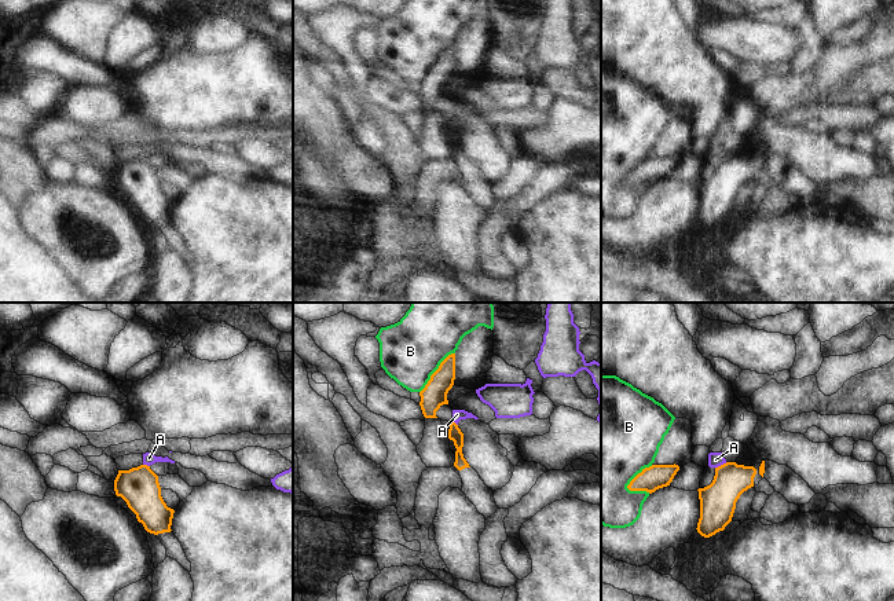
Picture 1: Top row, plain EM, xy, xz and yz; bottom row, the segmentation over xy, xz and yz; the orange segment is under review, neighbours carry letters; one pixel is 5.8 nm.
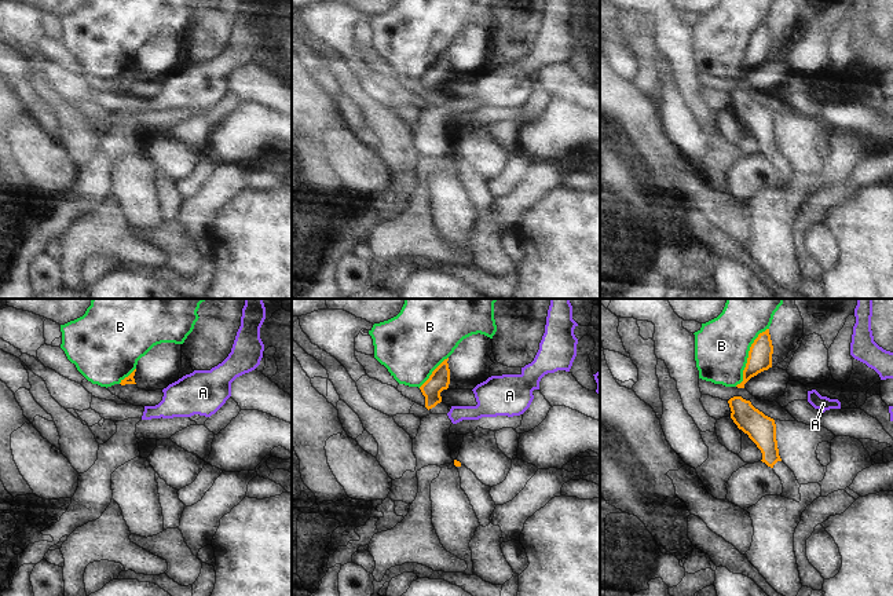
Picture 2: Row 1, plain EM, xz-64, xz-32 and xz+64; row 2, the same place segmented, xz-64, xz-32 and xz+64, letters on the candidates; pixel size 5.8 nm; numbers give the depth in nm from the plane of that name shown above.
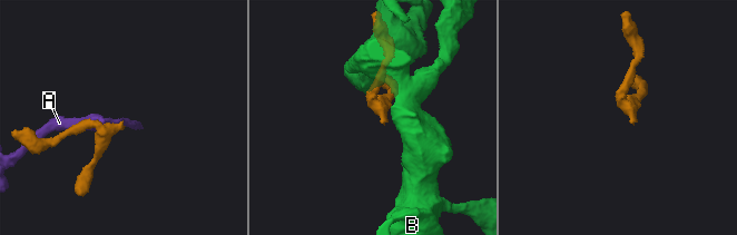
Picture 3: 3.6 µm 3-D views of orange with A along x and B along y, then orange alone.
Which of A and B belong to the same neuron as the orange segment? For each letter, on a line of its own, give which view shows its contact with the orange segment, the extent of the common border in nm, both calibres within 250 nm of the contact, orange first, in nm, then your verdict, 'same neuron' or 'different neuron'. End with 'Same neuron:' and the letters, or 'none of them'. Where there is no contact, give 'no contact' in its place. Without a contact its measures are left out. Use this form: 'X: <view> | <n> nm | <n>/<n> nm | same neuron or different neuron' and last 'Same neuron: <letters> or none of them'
A: yz | 80 nm | 200/90 nm | different neuron
B: yz | 200 nm | 140/500 nm | different neuron
Same neuron: none of them

